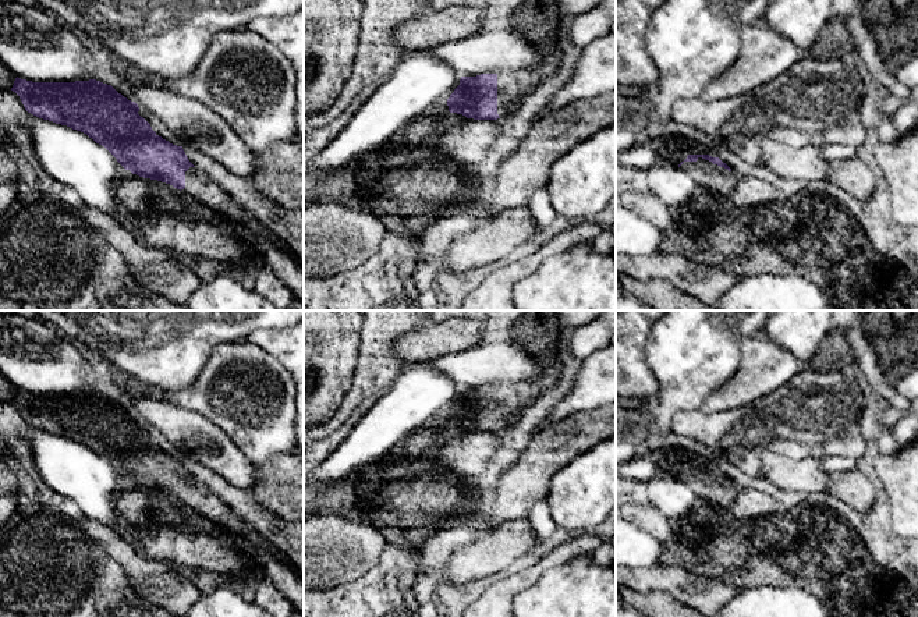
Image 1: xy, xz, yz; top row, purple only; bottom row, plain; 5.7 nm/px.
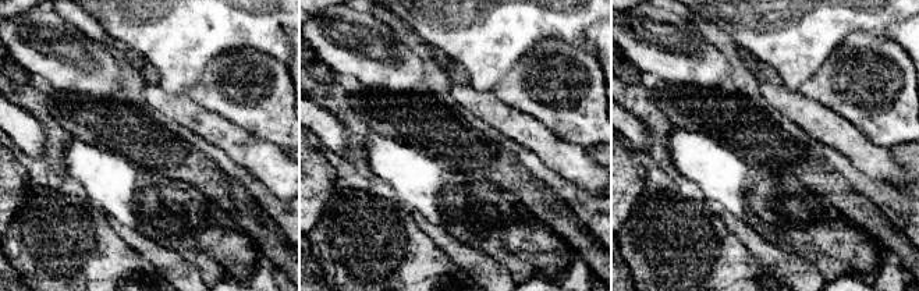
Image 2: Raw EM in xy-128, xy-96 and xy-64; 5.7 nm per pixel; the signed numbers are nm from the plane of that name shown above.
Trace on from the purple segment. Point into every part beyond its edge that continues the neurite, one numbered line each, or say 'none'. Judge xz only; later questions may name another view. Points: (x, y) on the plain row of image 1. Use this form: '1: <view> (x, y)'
1: xz (513, 400)

